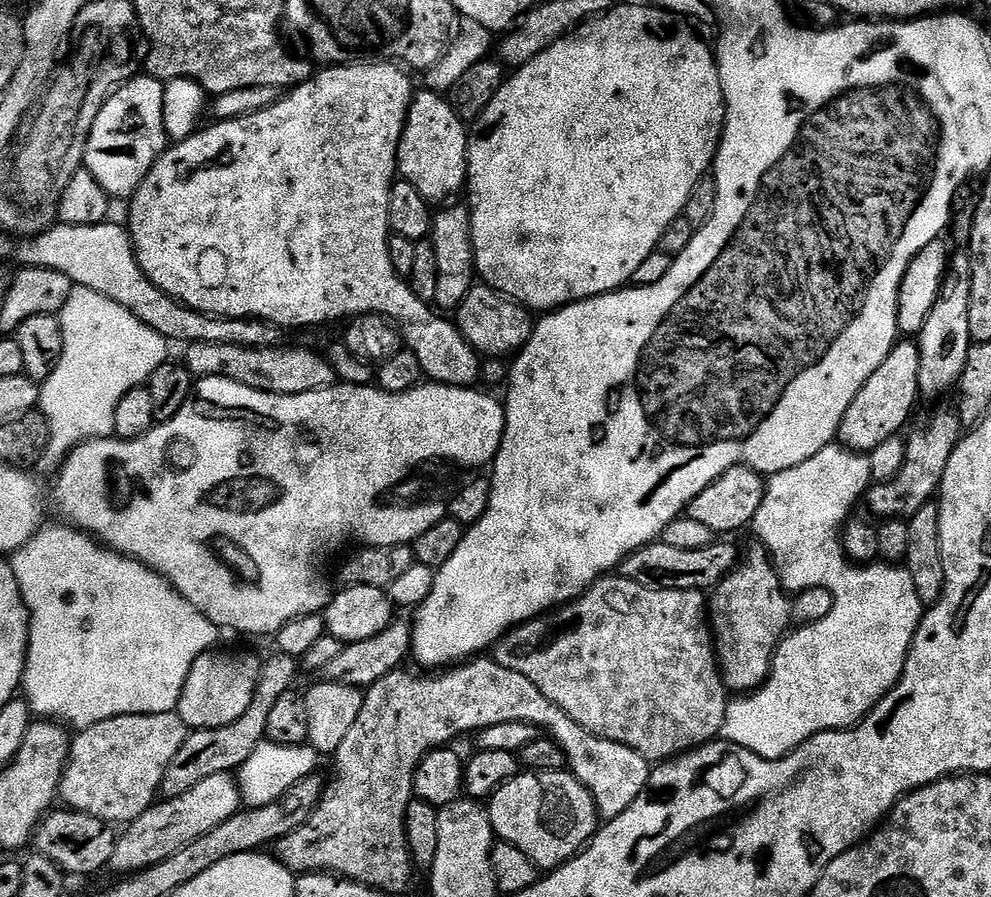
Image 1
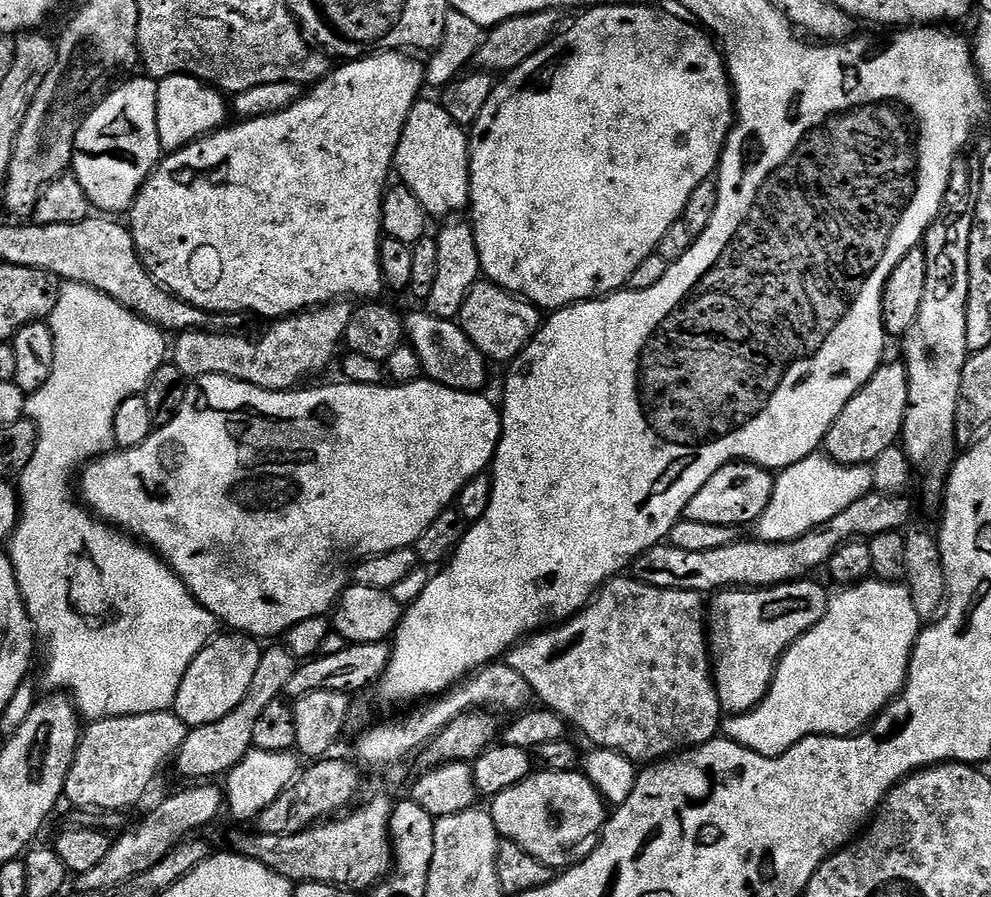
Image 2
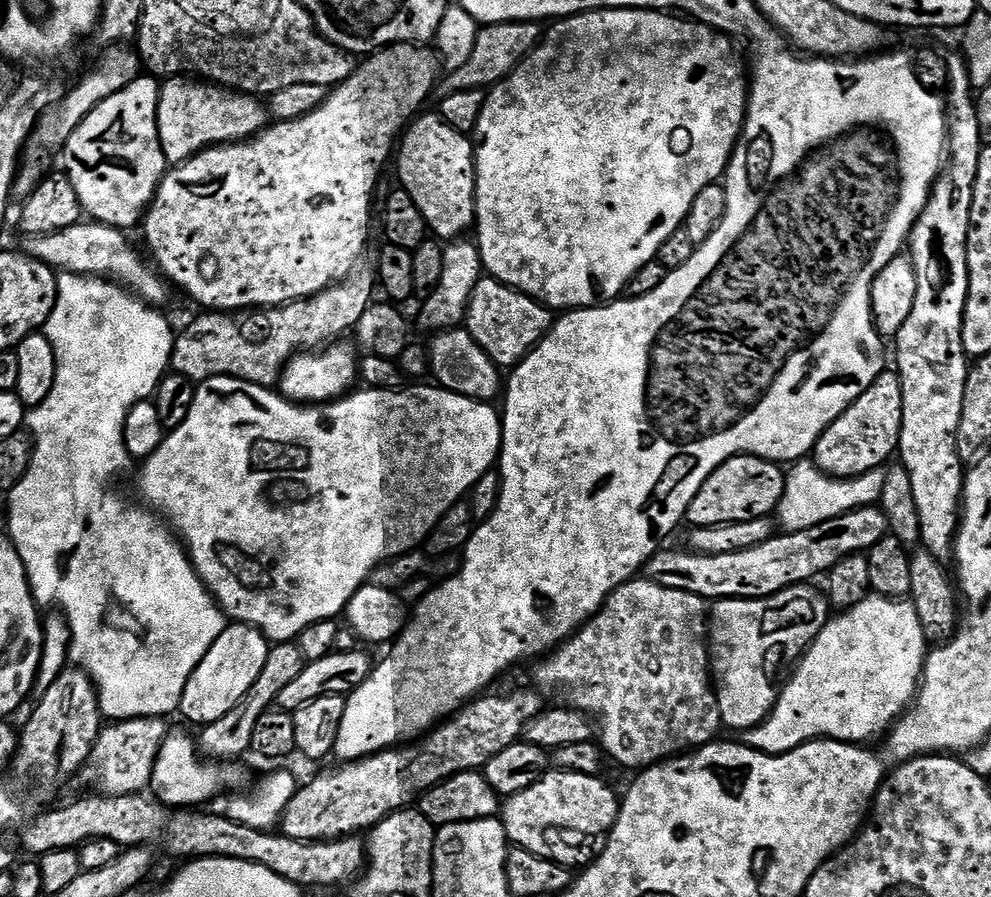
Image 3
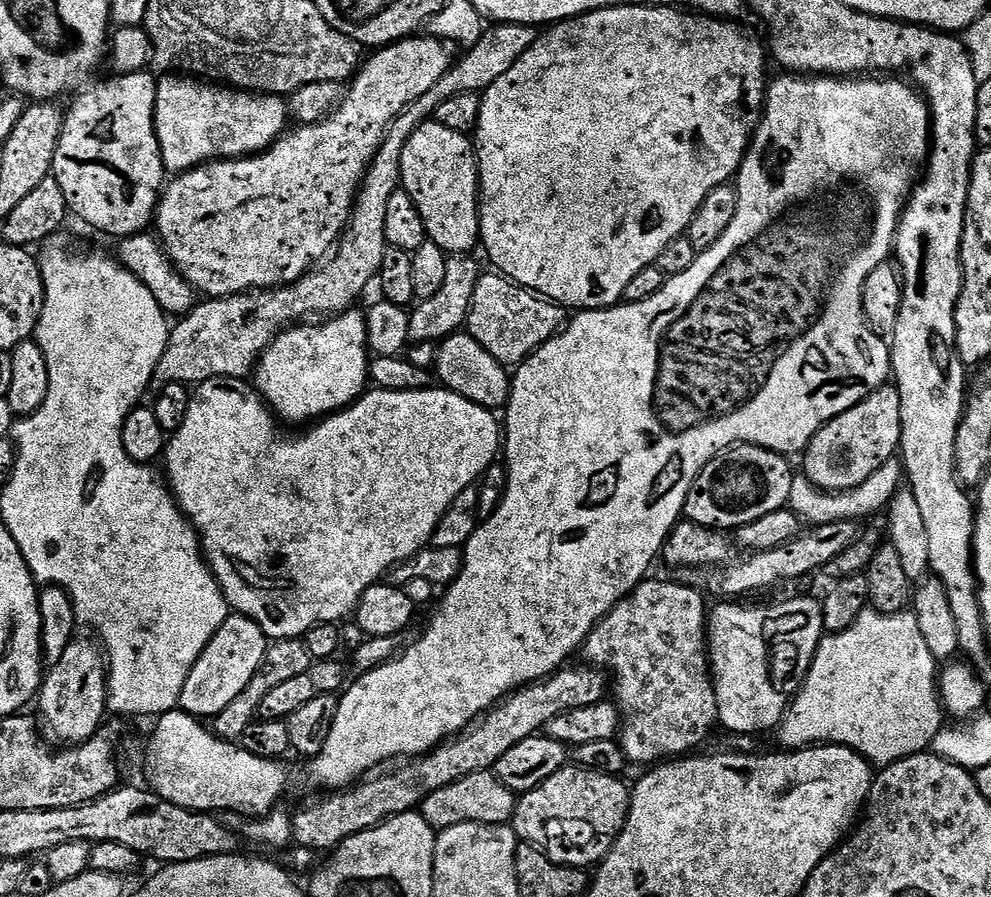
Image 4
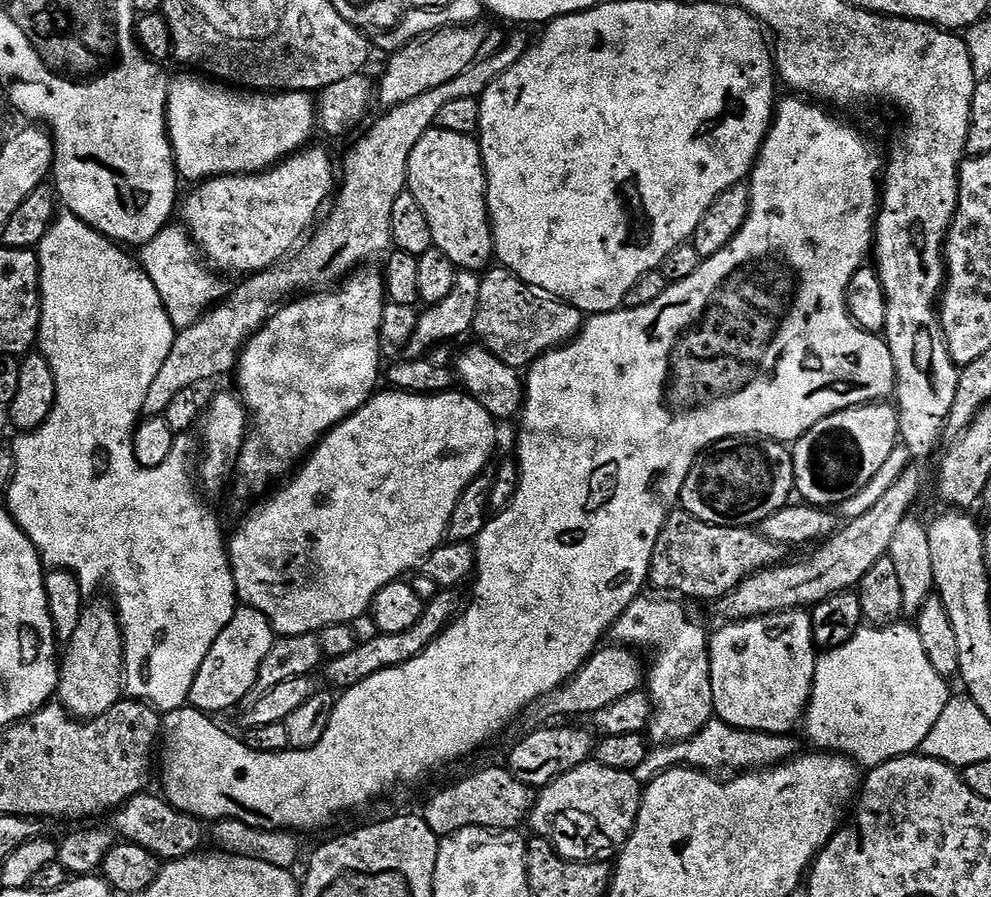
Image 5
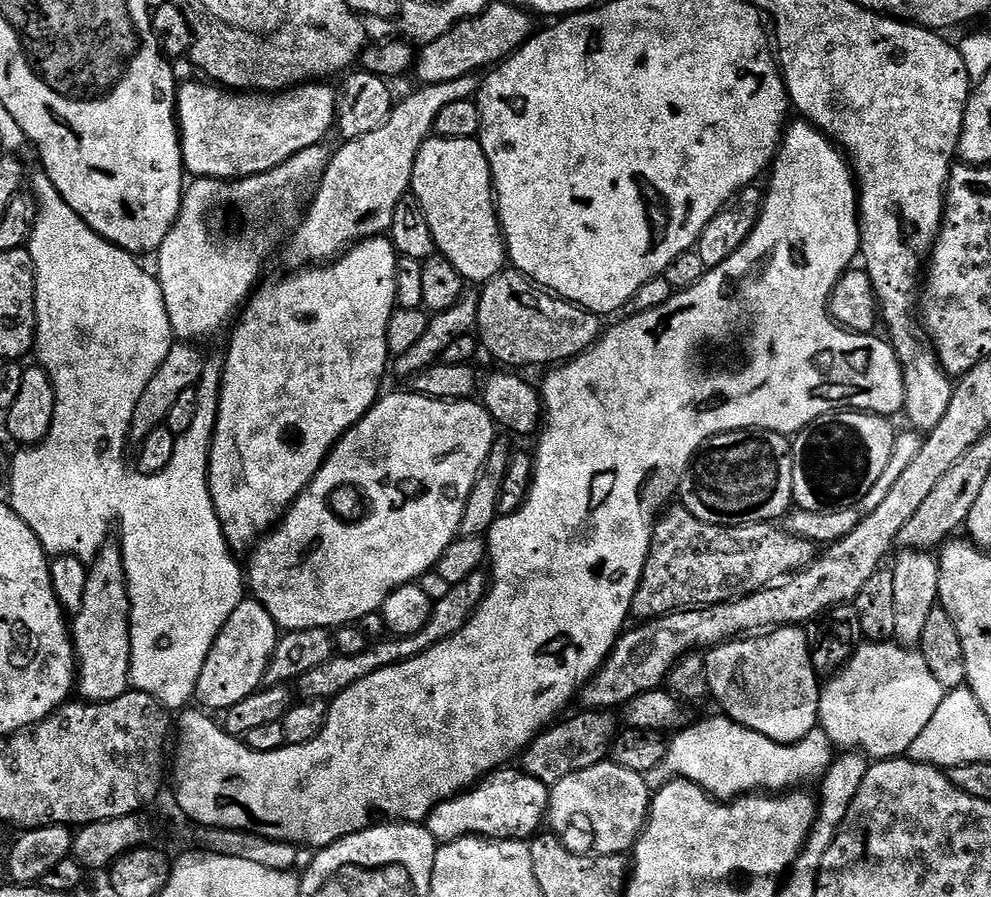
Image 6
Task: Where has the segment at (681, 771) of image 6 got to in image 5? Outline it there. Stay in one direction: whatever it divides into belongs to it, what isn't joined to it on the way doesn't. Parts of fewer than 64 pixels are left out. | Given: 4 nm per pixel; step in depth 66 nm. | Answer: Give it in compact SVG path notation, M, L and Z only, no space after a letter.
M713 718L706 727L698 734L691 736L683 744L669 744L667 746L656 746L648 753L648 757L634 769L636 781L647 786L655 776L661 776L668 768L675 768L680 765L688 765L701 770L716 770L712 768L736 768L732 770L763 770L769 766L775 766L781 762L788 762L801 751L800 744L792 734L773 734L770 732L747 732L745 728L735 728L725 724L719 718Z

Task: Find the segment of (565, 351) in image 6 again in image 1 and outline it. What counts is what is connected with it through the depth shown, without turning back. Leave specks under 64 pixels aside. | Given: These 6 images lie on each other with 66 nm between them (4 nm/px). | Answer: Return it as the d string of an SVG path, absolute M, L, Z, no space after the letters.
M473 286L454 312L454 323L466 343L484 358L504 358L507 352L519 353L532 336L534 320L529 309L519 305L487 286Z

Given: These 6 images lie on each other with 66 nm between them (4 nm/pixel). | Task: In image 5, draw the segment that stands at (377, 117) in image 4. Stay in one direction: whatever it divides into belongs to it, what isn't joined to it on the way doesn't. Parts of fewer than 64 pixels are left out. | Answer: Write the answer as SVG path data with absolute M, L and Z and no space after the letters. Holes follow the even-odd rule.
M445 26L400 46L389 58L380 84L378 80L379 103L381 100L385 109L411 105L419 96L428 96L435 88L458 79L464 71L467 73L468 64L474 63L476 55L484 48L484 32L476 27L480 26ZM309 147L307 150L300 150L288 156L283 162L276 164L275 167L271 167L267 171L258 172L255 175L215 176L212 179L204 180L199 186L193 187L196 189L189 194L188 201L186 201L185 204L183 201L182 204L182 212L184 208L184 221L182 221L182 224L188 235L196 241L197 249L199 249L213 265L216 263L217 266L215 265L215 267L219 269L221 273L244 272L240 274L255 274L258 272L265 272L266 269L273 268L276 264L281 263L289 254L295 253L301 241L317 227L318 217L321 215L320 207L322 207L324 203L325 207L325 205L333 199L334 193L337 191L338 168L337 165L335 168L335 166L328 161L328 156L322 149L311 148L312 147Z

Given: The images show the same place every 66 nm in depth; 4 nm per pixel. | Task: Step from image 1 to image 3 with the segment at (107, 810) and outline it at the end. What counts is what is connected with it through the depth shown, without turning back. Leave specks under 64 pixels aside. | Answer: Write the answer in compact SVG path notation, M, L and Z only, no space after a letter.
M145 716L139 720L121 720L101 727L100 737L96 739L90 757L91 767L96 767L96 780L100 783L101 793L135 796L151 785L156 756L170 734L168 723L164 718Z

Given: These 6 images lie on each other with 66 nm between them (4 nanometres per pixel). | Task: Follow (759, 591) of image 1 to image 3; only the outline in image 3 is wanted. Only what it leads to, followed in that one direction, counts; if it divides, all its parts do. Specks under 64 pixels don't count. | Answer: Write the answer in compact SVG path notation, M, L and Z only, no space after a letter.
M797 584L795 588L766 598L718 600L711 605L708 622L710 671L725 729L757 728L771 714L789 679L790 669L828 625L827 595L812 587L816 586Z

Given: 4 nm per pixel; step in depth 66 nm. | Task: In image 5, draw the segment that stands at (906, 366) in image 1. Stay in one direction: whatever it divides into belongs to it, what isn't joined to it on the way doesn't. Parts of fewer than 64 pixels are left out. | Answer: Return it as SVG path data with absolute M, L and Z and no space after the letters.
M888 402L860 404L856 408L847 408L822 418L822 422L815 424L801 440L795 441L791 449L796 475L795 491L799 499L821 510L831 509L831 504L847 505L859 492L866 490L866 486L870 486L878 470L882 470L882 466L886 466L886 462L892 459L892 451L898 446L899 435L900 414Z

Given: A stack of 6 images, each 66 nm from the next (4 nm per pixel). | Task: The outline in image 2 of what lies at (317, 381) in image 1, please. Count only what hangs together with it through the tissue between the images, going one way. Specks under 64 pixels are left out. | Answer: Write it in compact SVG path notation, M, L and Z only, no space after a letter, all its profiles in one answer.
M333 302L295 316L276 318L257 344L236 336L219 336L216 332L181 332L175 337L176 349L171 349L170 360L185 378L197 376L229 376L250 386L271 392L287 392L303 385L307 376L320 372L332 360L336 347L341 347L350 326L353 305Z

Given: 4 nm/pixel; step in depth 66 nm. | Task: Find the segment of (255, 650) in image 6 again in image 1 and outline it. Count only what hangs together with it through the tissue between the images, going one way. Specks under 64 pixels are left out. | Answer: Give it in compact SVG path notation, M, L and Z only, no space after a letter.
M209 650L203 652L190 666L190 674L180 691L180 697L175 706L175 713L180 717L185 729L195 730L198 728L221 728L246 714L246 706L250 704L256 689L256 678L258 675L257 665L247 664L240 656L227 656L224 652Z

